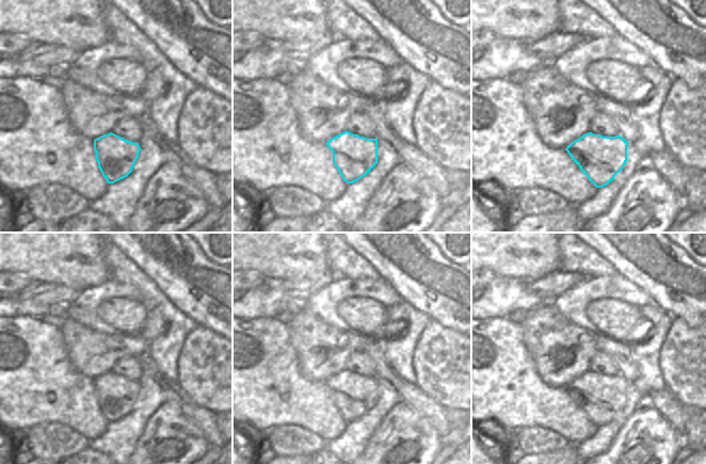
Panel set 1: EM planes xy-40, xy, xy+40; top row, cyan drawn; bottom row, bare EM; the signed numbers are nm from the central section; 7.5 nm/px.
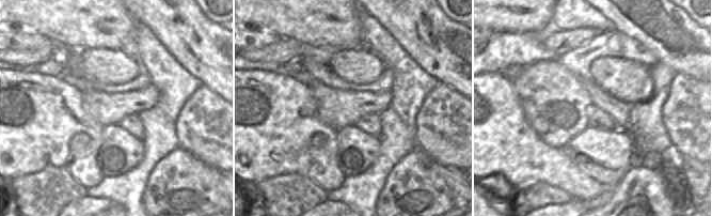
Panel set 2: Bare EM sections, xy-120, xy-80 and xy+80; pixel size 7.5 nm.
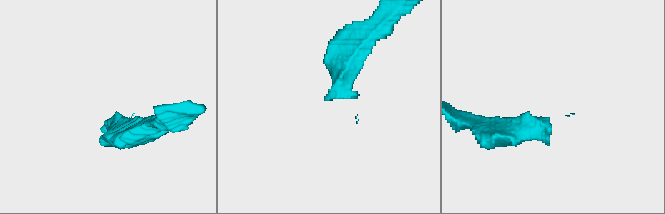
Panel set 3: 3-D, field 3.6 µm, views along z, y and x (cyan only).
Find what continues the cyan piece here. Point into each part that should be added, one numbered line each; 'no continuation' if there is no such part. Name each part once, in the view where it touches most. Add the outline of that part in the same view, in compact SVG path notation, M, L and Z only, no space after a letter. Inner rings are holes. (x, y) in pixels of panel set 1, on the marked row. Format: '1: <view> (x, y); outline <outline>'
no continuation

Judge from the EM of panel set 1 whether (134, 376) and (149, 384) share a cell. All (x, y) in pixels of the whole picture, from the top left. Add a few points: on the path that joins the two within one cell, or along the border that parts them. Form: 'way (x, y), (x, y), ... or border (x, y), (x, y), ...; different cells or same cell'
border (143, 371), (138, 381); different cells

